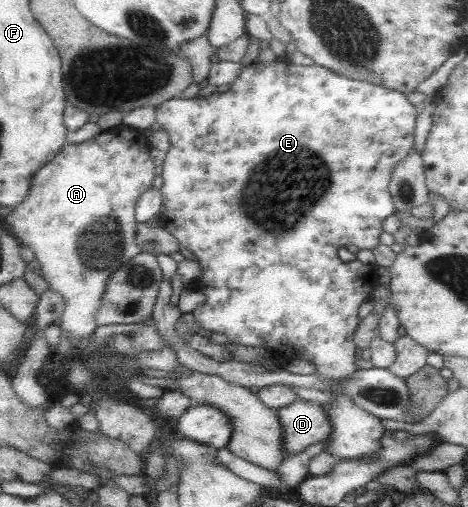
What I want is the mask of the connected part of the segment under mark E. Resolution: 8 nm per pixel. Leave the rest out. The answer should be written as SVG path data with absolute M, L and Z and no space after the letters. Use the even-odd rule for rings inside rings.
M275 60L270 65L257 62L242 66L237 77L230 83L229 89L223 93L213 91L208 96L193 99L175 97L156 107L155 122L161 125L161 130L165 131L169 138L169 149L161 156L162 183L159 191L165 210L159 214L158 225L175 237L179 248L189 251L199 265L201 275L190 288L203 294L205 300L190 313L201 329L221 333L228 343L277 351L283 355L284 361L303 359L315 367L315 375L335 385L352 375L353 371L357 371L353 344L354 332L359 321L357 309L361 303L370 299L372 292L379 285L377 267L373 264L362 265L357 260L344 265L336 252L348 244L355 245L359 250L375 248L382 232L381 221L395 211L387 183L393 165L399 159L403 159L413 147L413 127L419 112L419 108L413 106L405 96L404 93L387 89L382 85L341 77L313 63L292 65L289 61L284 64Z

